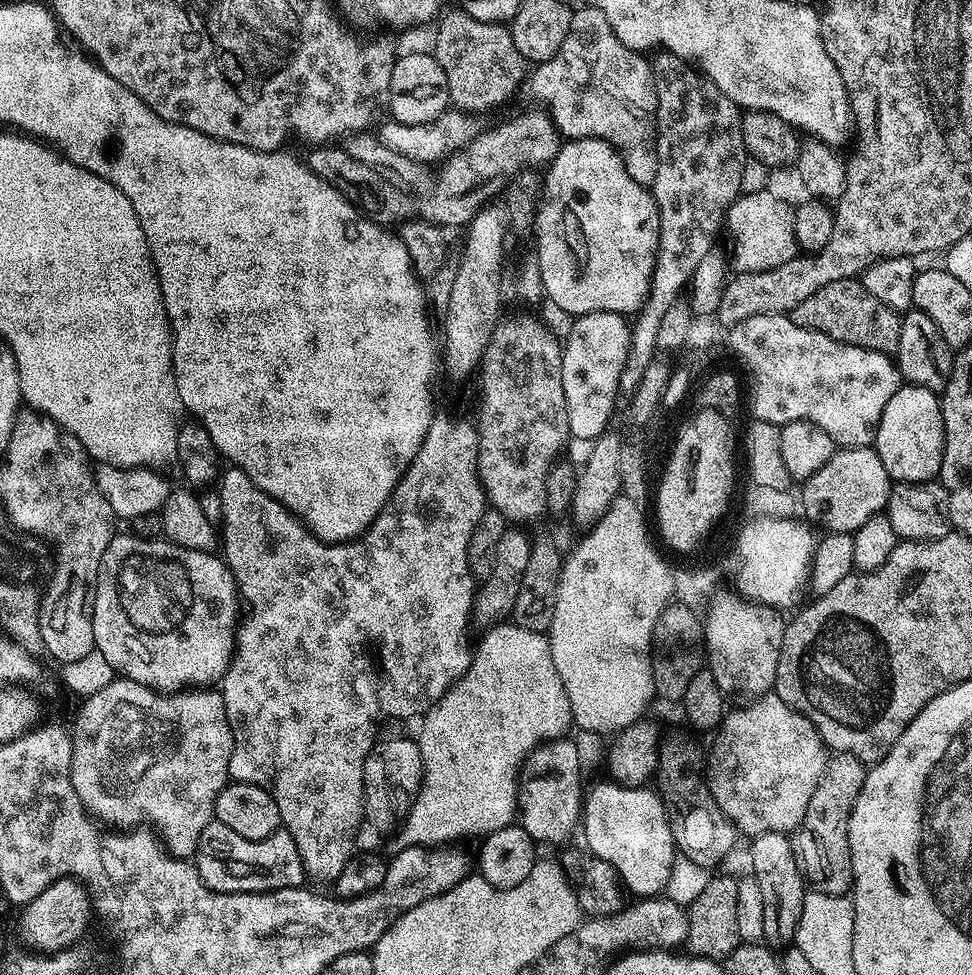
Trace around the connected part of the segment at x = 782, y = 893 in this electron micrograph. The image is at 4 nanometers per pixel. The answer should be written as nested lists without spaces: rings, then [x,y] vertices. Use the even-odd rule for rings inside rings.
[[[764,832],[761,836],[755,837],[751,844],[752,872],[750,876],[758,882],[758,890],[762,890],[764,940],[772,946],[791,945],[796,938],[796,927],[800,921],[806,895],[806,885],[796,861],[793,841],[783,832]]]

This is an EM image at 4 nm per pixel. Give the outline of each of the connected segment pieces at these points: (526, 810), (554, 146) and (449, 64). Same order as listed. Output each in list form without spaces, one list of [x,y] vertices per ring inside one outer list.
[[[569,738],[550,740],[539,744],[523,760],[520,774],[516,782],[516,802],[518,805],[518,820],[533,840],[544,844],[563,845],[572,831],[577,831],[582,820],[582,787],[580,788],[580,748]]]
[[[545,111],[526,112],[514,116],[494,128],[479,133],[472,142],[467,145],[468,164],[464,160],[451,159],[446,174],[442,174],[442,186],[446,194],[434,194],[434,202],[446,204],[442,208],[446,210],[435,210],[432,215],[437,217],[445,225],[460,226],[467,225],[476,213],[475,207],[465,206],[462,198],[482,180],[492,180],[502,175],[514,176],[518,172],[528,170],[534,166],[546,166],[556,156],[557,150],[562,143],[559,132],[550,116]]]
[[[462,10],[455,11],[445,11],[435,25],[437,28],[434,55],[446,74],[451,103],[457,109],[476,114],[482,108],[492,108],[495,104],[510,99],[519,90],[520,83],[523,80],[525,83],[526,80],[526,61],[522,58],[522,54],[518,54],[518,46],[514,46],[511,27],[505,26],[503,23],[491,24],[485,20],[479,20]]]

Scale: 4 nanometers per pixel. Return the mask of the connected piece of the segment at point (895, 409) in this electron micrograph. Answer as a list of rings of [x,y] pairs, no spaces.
[[[905,383],[886,402],[878,422],[874,447],[886,474],[893,482],[902,484],[927,484],[935,481],[942,466],[944,449],[944,423],[939,395],[933,389]]]

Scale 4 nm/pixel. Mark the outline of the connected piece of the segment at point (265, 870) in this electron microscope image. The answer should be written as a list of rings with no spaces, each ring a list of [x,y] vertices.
[[[215,818],[208,823],[206,830],[202,830],[194,863],[204,885],[216,892],[273,892],[279,888],[299,888],[306,880],[302,854],[298,852],[298,846],[290,833],[277,830],[261,840],[251,840],[242,838],[242,834],[234,834],[230,826],[222,826],[222,822]]]

